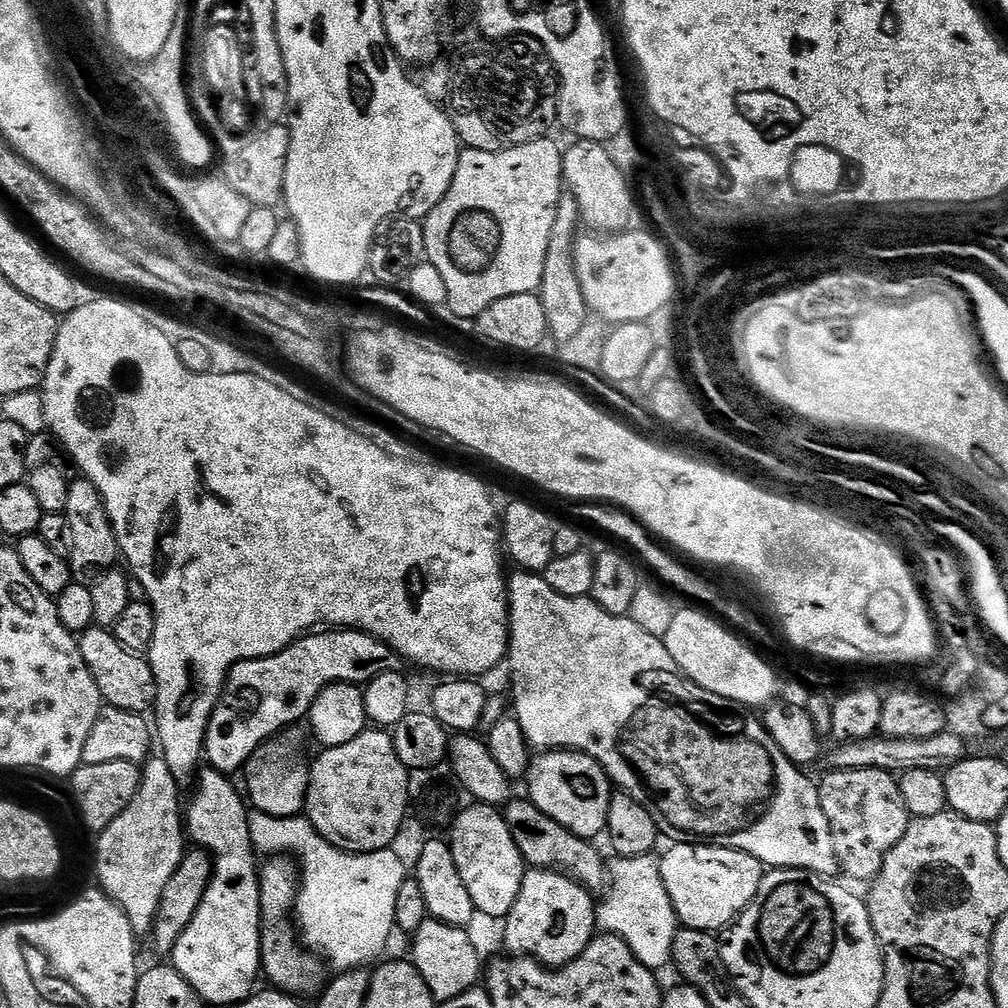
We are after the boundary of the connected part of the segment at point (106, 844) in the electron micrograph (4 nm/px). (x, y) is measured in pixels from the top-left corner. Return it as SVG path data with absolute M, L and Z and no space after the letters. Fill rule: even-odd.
M159 754L153 755L151 758L145 760L142 765L138 794L134 794L130 806L126 806L126 810L122 814L118 814L118 818L114 818L114 822L110 822L108 829L99 833L97 839L100 841L96 844L94 857L99 861L101 876L103 877L104 884L107 884L105 894L123 910L126 914L126 918L130 918L130 926L136 932L137 937L140 938L147 937L149 933L151 933L154 922L156 921L156 915L158 914L158 906L162 902L162 890L166 890L166 882L170 882L170 877L174 875L174 870L178 870L178 866L184 860L184 853L186 851L186 824L182 819L182 800L180 804L180 792L182 792L181 785L176 783L174 774L170 774L170 766L166 766L164 757Z

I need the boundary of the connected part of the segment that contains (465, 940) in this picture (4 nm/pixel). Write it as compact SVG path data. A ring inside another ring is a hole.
M429 918L426 922L422 922L420 929L411 937L410 959L415 964L418 974L422 974L432 999L437 1002L458 998L458 994L477 987L479 980L476 979L479 976L481 979L480 952L468 934L465 929L455 928Z

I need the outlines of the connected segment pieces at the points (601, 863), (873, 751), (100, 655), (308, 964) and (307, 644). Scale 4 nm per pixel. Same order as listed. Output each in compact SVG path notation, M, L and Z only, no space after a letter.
M527 798L509 800L503 805L502 811L506 826L510 826L514 846L518 846L528 868L545 868L551 872L560 872L593 894L603 893L607 889L610 883L608 864L603 854L595 848L597 845L593 841L584 840L566 830L566 826L542 814L542 810L538 810L538 806Z
M948 731L939 732L925 740L894 740L890 736L877 734L865 740L849 740L839 745L836 752L836 768L858 770L886 770L893 774L903 774L910 770L930 770L940 772L952 768L959 760L966 760L970 755L969 741Z
M93 626L79 633L82 658L86 658L86 666L90 674L94 674L94 682L98 682L101 701L113 708L121 708L127 712L147 713L156 703L156 679L152 673L152 665L143 655L126 650L116 641L107 628Z
M274 856L259 865L260 873L260 958L262 972L273 989L287 992L297 998L315 997L326 987L326 964L315 952L298 943L294 931L293 916L296 893L300 890L300 874L293 859Z
M356 628L305 634L276 656L238 662L228 672L220 701L208 723L204 739L207 763L218 772L239 773L260 746L296 726L299 720L303 721L312 709L314 698L318 698L326 686L363 686L378 674L399 672L401 668L402 658L389 644Z

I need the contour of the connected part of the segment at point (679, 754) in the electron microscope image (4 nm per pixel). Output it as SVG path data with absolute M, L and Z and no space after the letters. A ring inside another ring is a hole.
M516 570L516 573L507 577L508 581L508 655L506 657L506 669L512 675L512 698L510 696L510 708L516 717L518 726L522 726L522 734L526 734L529 745L536 750L571 750L573 752L584 752L590 758L594 758L603 766L604 773L613 785L619 791L630 794L630 798L634 798L634 802L642 802L642 806L646 806L646 810L650 810L650 814L654 818L654 822L658 826L661 837L667 838L669 841L677 844L710 844L713 848L733 848L739 852L750 854L754 858L758 858L758 862L767 866L769 869L777 868L793 868L794 870L802 870L803 872L813 872L819 876L829 878L835 877L840 872L840 863L834 854L834 838L830 838L830 822L826 822L826 814L822 811L822 802L820 801L820 790L815 779L811 780L807 776L803 767L791 764L786 758L786 754L782 754L782 750L778 750L778 746L774 742L774 738L764 728L763 723L759 719L756 720L744 710L737 710L730 706L729 701L718 698L714 694L710 694L706 690L699 688L694 681L689 680L687 676L681 672L680 667L674 662L674 658L670 658L670 650L666 650L663 639L654 634L650 634L650 630L642 630L642 626L638 626L638 622L632 620L631 615L615 616L606 610L602 610L602 606L598 606L595 600L583 596L582 598L566 598L562 594L557 594L556 591L550 590L550 586L546 586L543 575L525 570Z

